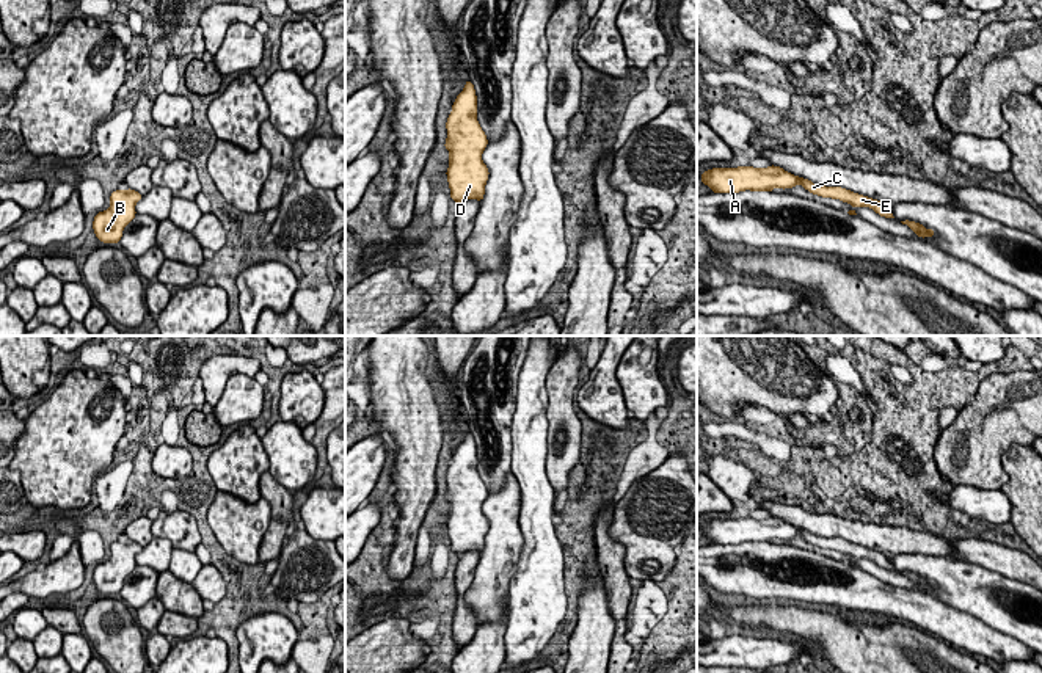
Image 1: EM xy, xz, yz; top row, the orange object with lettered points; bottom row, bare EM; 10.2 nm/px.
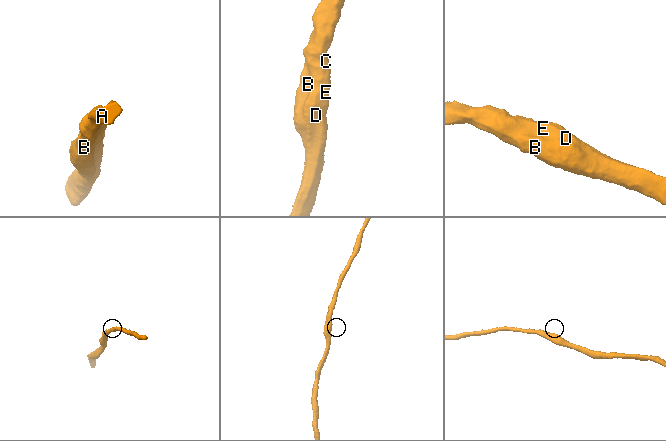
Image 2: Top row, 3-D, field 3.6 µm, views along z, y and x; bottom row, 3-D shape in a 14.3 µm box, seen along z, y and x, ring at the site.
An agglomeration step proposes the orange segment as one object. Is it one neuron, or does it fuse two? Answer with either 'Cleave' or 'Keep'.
Keep

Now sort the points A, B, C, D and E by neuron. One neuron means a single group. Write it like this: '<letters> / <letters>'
A B C D E

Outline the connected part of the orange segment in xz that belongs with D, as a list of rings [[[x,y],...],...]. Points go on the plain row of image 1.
[[[471,431],[457,447],[447,469],[449,519],[446,522],[450,551],[461,557],[468,551],[482,554],[490,527],[482,505],[488,497],[485,483],[477,472],[477,447]]]

